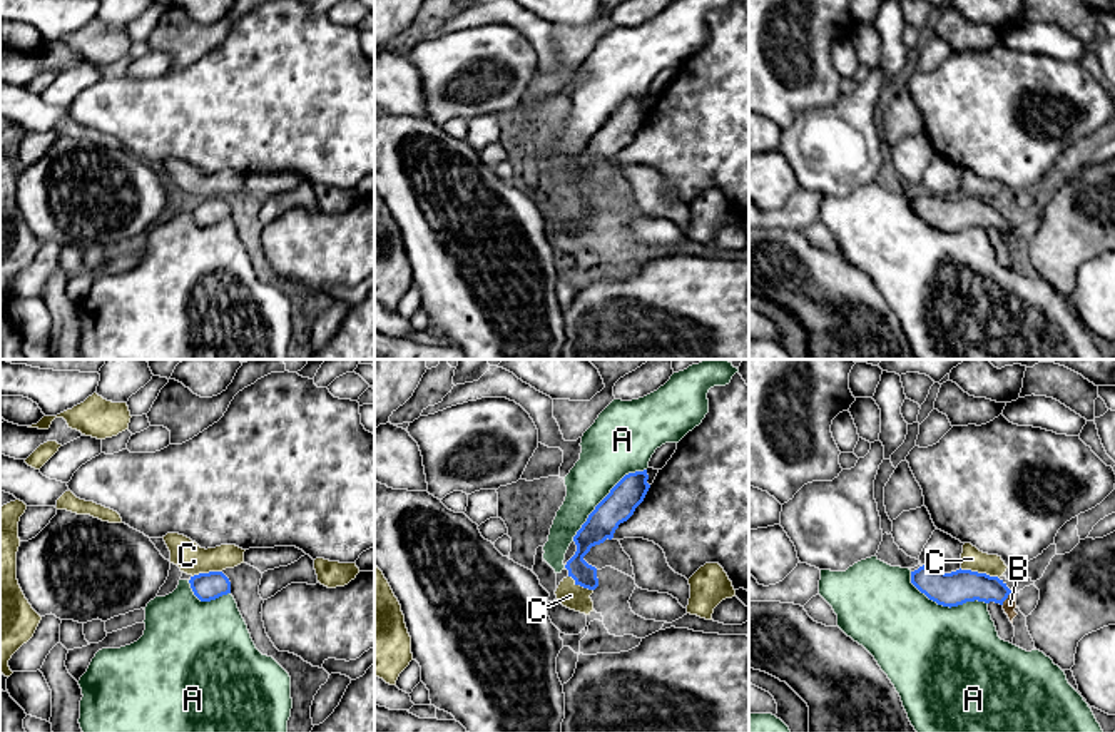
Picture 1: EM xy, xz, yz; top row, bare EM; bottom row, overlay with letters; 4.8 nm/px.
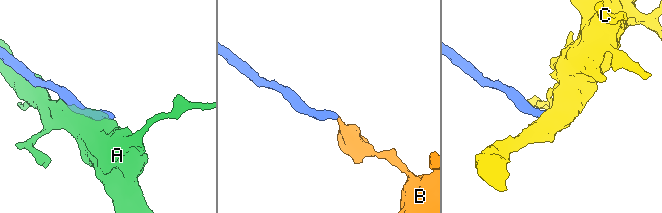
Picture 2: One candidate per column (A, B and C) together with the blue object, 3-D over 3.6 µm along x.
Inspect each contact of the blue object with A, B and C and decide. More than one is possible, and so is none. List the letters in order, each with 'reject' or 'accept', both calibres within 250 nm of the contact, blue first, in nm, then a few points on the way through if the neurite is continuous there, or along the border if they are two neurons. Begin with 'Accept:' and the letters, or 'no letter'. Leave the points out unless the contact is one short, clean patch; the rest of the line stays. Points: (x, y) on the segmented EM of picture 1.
Accept: B
A: reject | 160/280 nm
B: accept | 160/60 nm | across yz (958, 587), (993, 589), (1007, 597), (1010, 604)
C: reject | 160/110 nm | along yz (960, 569), (985, 572), (998, 579)

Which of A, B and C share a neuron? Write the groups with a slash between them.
A / B / C

